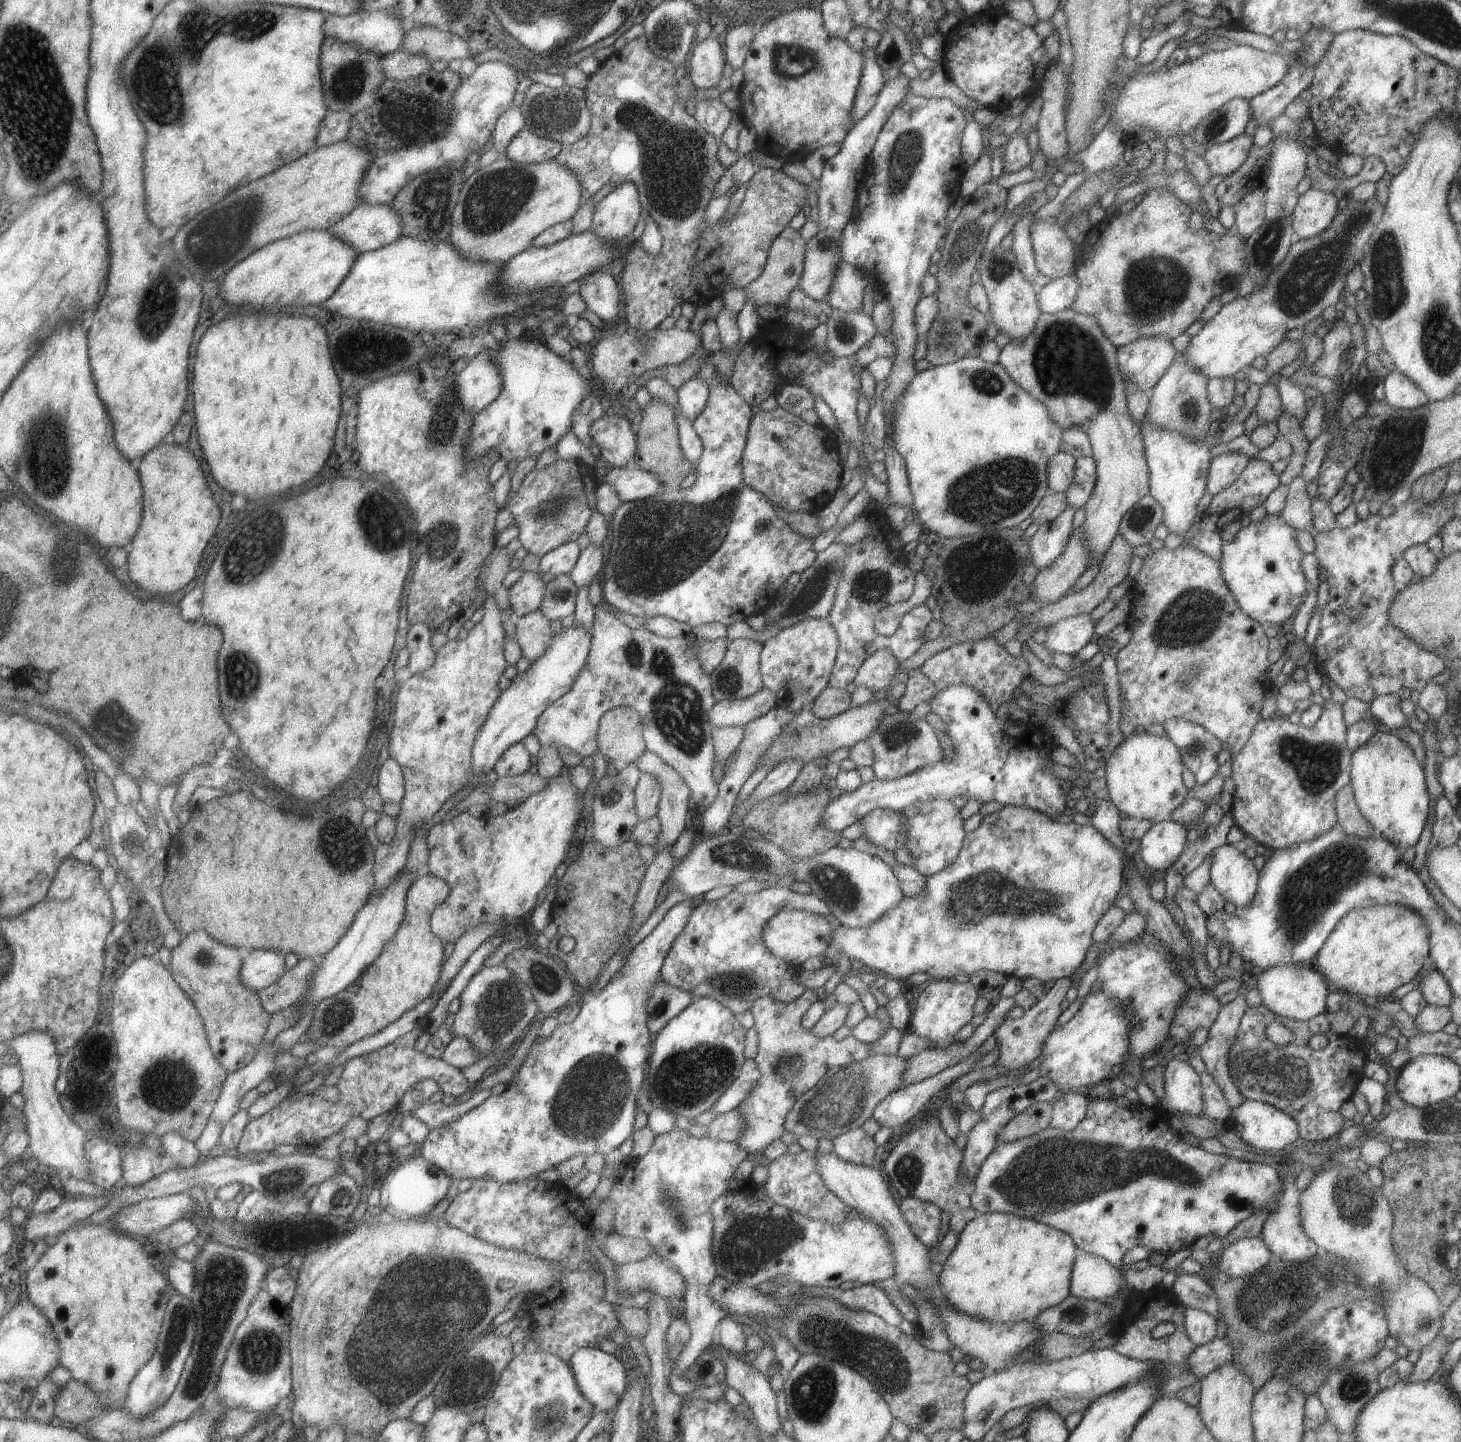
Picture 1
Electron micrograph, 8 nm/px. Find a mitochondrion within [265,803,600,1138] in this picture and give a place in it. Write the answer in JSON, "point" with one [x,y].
{"point":[501,1006]}

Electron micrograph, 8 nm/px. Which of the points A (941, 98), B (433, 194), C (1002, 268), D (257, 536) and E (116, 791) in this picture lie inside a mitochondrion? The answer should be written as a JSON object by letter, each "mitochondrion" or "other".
{"A":"other","B":"mitochondrion","C":"mitochondrion","D":"mitochondrion","E":"other"}

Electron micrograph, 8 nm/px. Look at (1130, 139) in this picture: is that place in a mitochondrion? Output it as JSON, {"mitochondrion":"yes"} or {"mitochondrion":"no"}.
{"mitochondrion":"no"}

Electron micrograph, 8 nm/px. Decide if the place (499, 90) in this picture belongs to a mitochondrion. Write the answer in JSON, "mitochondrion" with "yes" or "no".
{"mitochondrion":"no"}

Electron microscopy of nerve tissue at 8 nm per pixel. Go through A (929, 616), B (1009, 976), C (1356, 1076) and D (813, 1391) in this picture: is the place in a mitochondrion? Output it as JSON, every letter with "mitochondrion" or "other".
{"A":"other","B":"other","C":"other","D":"mitochondrion"}

